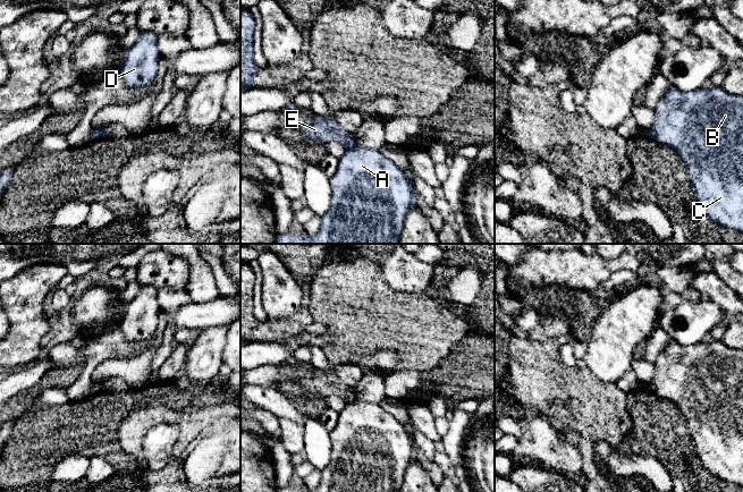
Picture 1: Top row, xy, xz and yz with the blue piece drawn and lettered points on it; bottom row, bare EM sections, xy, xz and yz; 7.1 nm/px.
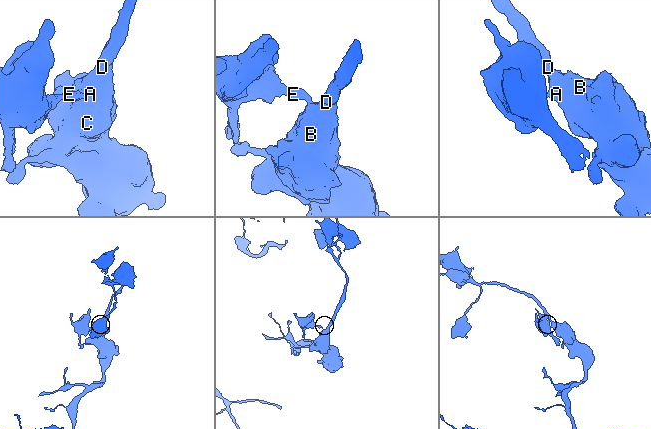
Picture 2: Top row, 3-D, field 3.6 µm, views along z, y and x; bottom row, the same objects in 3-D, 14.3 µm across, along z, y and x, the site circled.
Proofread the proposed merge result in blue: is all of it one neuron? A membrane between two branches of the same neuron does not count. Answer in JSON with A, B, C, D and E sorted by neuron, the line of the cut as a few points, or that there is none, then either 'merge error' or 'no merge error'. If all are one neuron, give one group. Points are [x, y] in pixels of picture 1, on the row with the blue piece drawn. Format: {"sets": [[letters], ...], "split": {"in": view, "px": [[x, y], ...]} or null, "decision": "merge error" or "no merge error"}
{"sets": [["A", "B", "C", "D"], ["E"]], "split": {"in": "xy", "px": [[96, 129], [99, 136]]}, "decision": "merge error"}

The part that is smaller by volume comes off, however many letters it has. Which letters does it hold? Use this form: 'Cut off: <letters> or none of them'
Cut off: E

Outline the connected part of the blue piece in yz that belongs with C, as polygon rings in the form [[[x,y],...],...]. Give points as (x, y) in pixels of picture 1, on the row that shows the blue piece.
[[[672,85],[665,96],[658,102],[655,113],[655,124],[650,129],[651,137],[657,142],[674,149],[681,156],[693,186],[696,201],[703,213],[714,223],[743,232],[743,96],[731,95],[725,92],[723,87],[718,86],[714,86],[711,88],[700,87],[693,92],[684,93]]]

